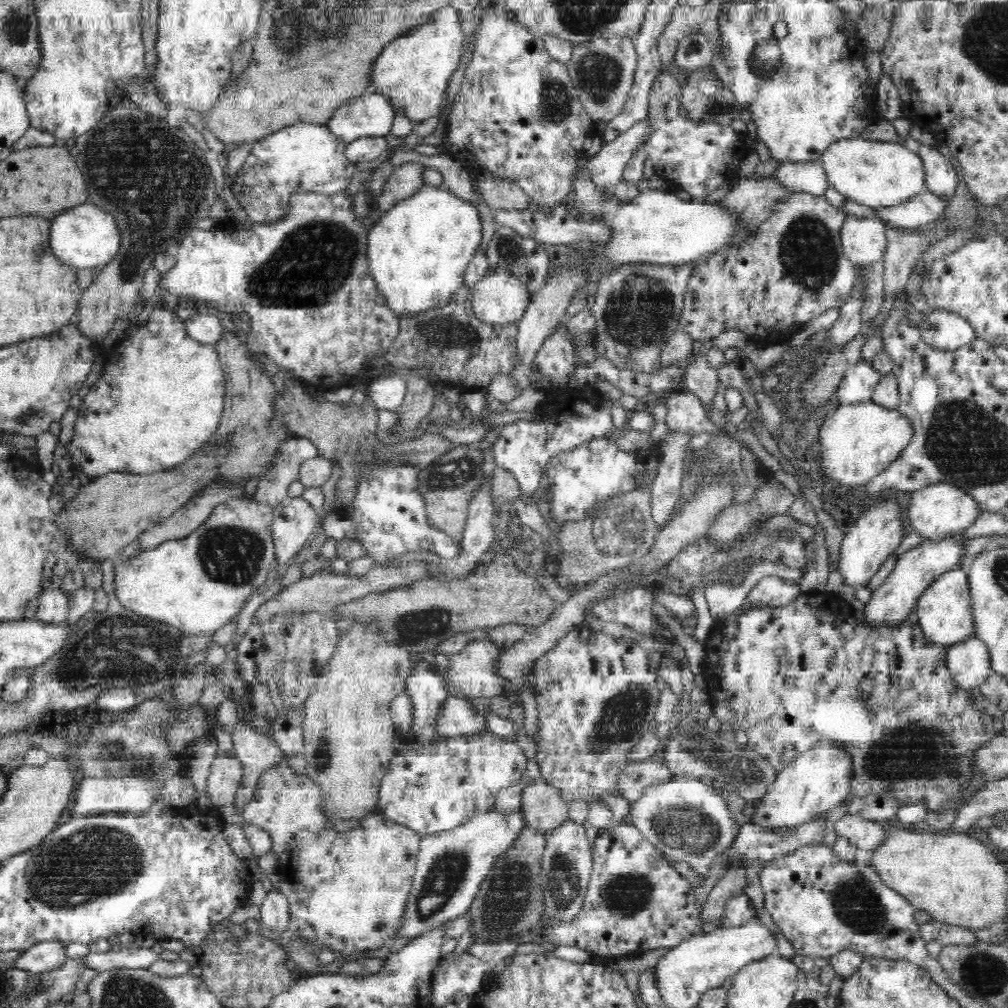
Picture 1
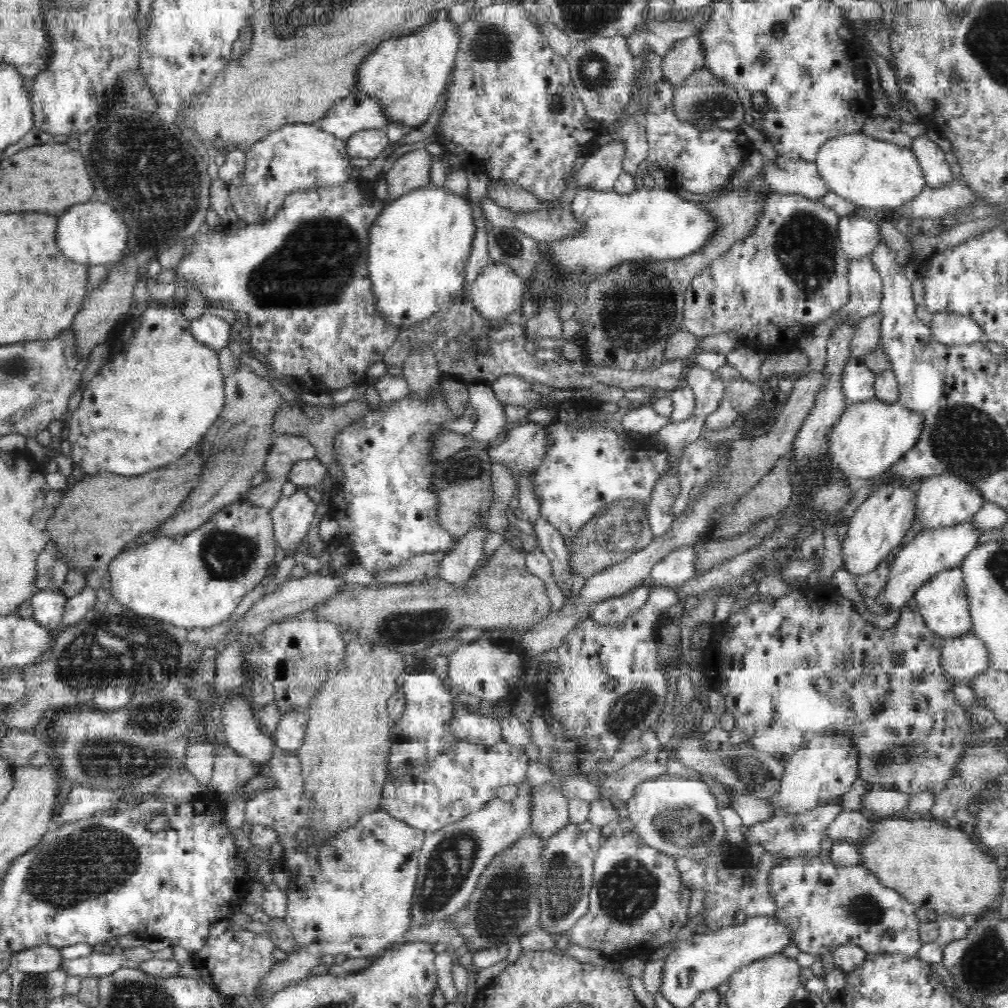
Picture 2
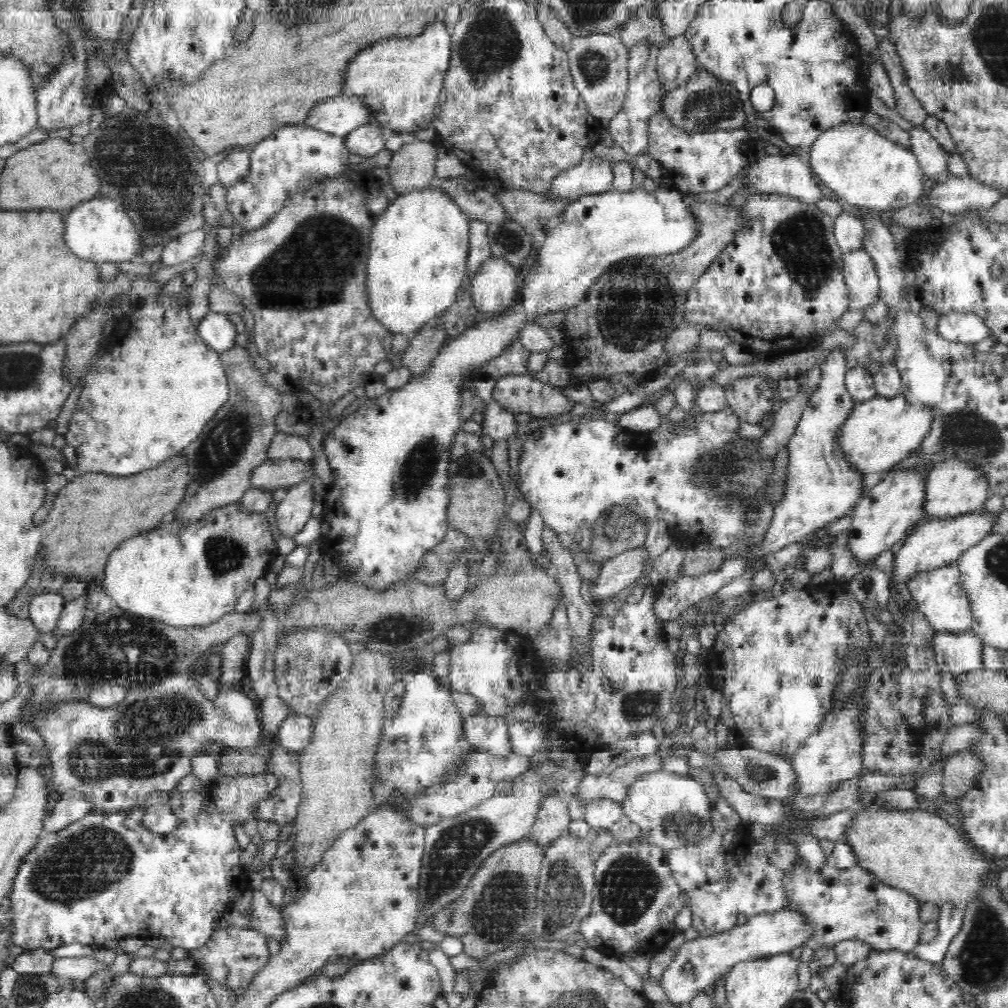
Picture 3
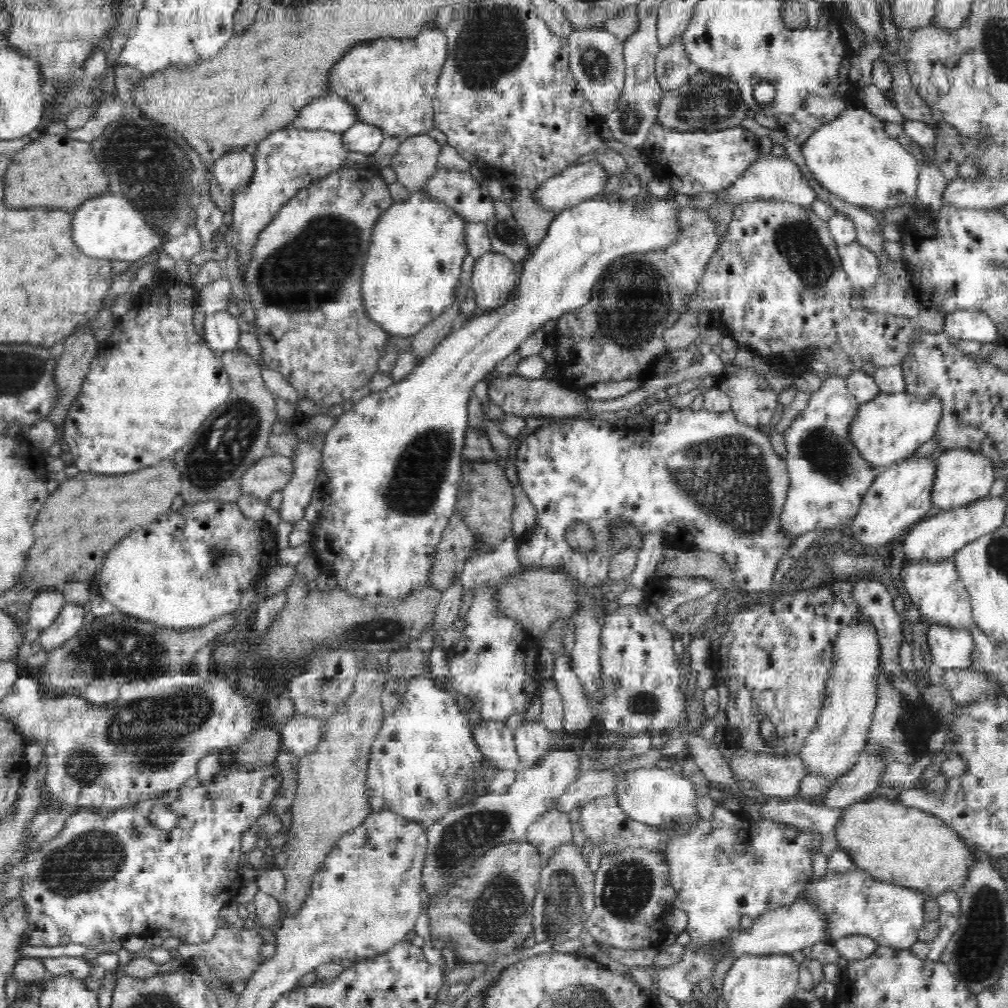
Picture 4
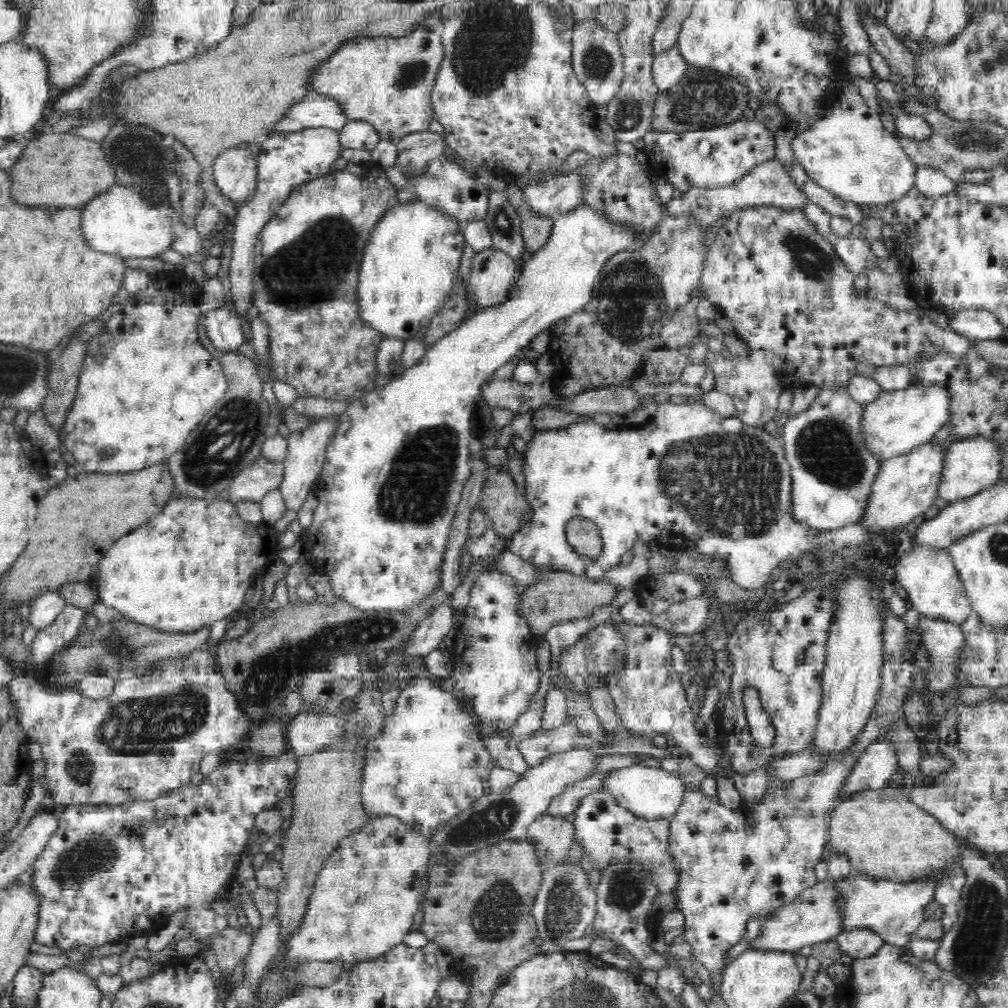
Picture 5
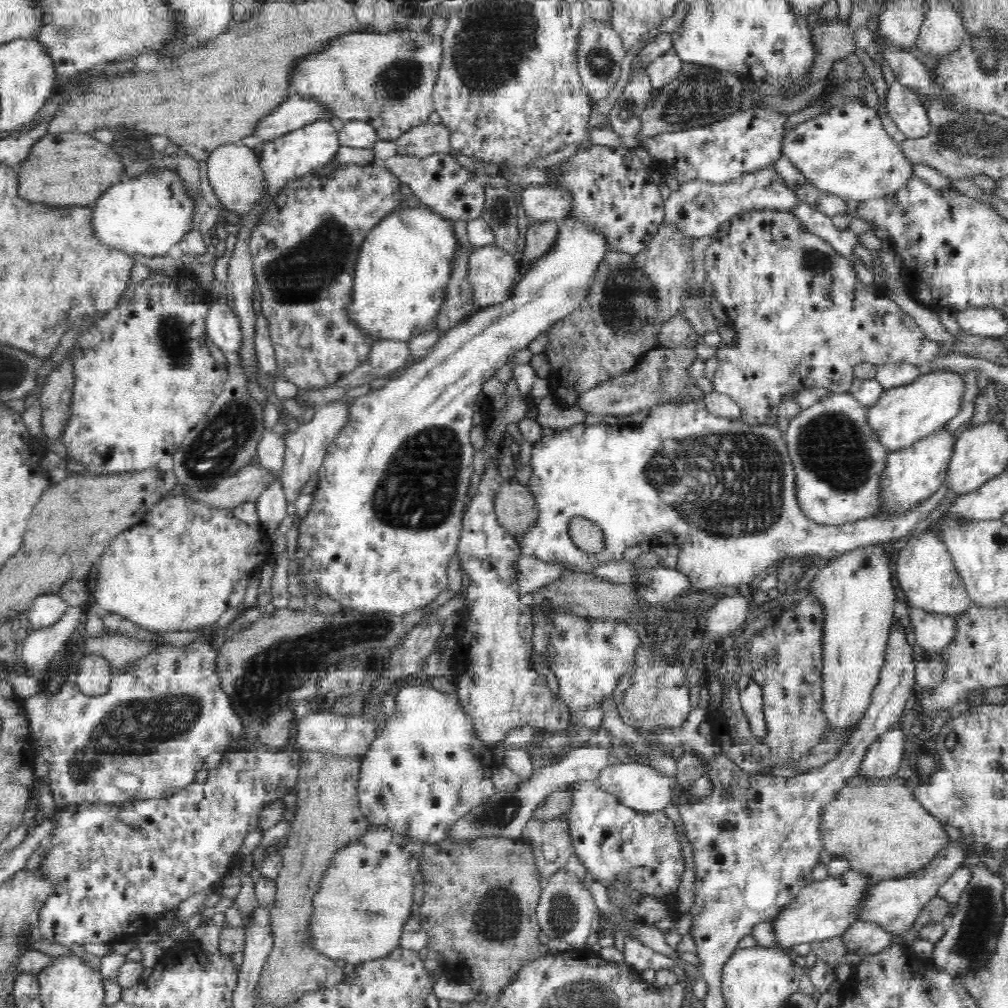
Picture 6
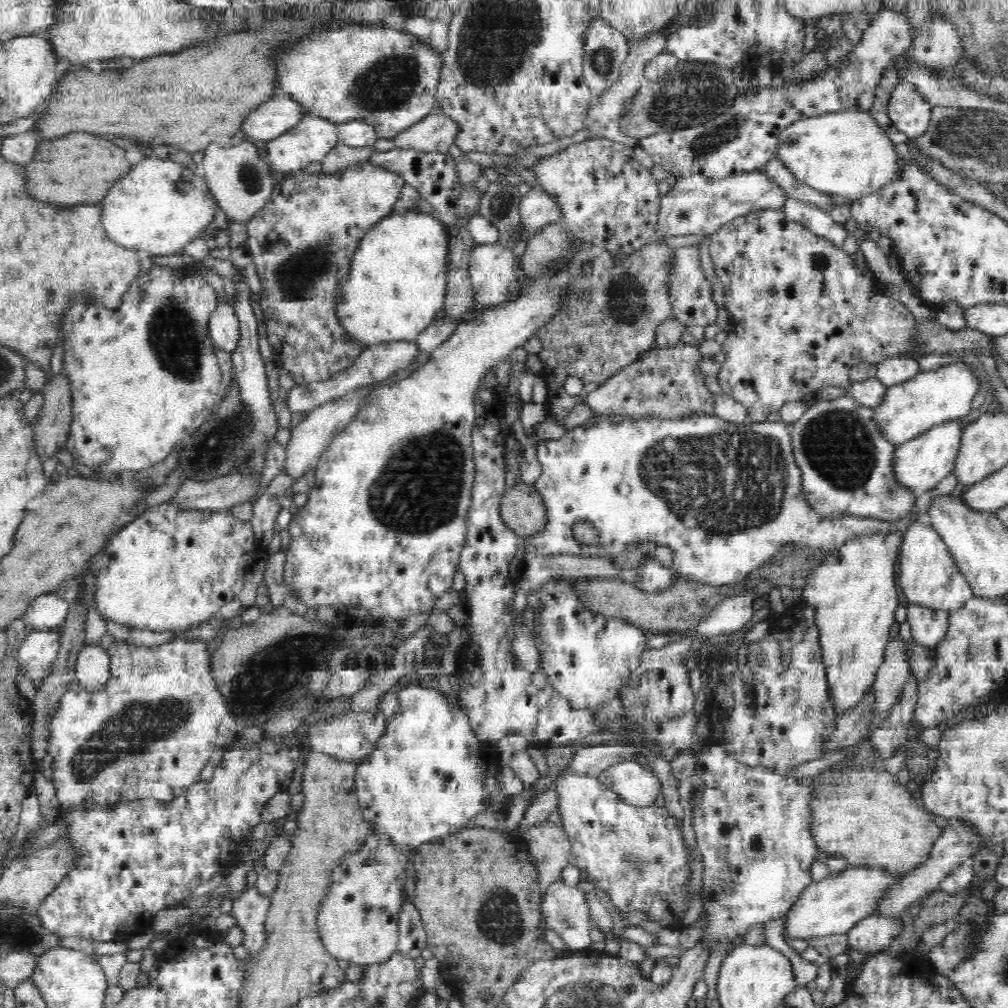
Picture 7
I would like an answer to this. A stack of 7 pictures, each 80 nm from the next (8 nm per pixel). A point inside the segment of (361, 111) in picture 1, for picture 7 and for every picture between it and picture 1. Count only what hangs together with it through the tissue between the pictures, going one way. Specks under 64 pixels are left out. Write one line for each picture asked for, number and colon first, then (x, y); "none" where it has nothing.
2: (353, 112)
3: (338, 115)
4: (330, 112)
5: (320, 111)
6: (294, 112)
7: (268, 120)

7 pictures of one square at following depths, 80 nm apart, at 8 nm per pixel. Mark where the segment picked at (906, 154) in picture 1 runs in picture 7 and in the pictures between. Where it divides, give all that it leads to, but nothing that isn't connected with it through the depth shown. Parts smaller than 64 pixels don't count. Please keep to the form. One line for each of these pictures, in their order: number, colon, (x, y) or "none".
2: (866, 171)
3: (865, 169)
4: (851, 155)
5: (848, 152)
6: (846, 152)
7: (844, 154)

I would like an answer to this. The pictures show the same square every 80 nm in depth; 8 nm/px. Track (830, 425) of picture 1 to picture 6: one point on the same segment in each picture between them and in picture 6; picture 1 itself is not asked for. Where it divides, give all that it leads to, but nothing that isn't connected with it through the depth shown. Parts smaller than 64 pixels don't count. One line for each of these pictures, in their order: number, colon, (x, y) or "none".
2: (874, 435)
3: (880, 433)
4: (893, 426)
5: (899, 421)
6: (905, 414)

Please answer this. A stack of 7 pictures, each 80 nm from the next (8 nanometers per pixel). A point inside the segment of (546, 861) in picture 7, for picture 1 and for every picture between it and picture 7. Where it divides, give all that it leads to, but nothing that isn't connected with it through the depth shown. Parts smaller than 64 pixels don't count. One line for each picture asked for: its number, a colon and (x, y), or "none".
1: (545, 808)
2: (550, 814)
3: (553, 821)
4: (553, 830)
5: (552, 837)
6: (550, 841)

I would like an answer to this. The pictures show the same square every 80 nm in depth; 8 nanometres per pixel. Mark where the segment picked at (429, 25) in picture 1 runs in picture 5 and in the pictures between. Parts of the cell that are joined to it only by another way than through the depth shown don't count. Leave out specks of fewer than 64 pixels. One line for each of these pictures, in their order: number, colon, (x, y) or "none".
2: (406, 75)
3: (398, 80)
4: (389, 83)
5: (386, 81)

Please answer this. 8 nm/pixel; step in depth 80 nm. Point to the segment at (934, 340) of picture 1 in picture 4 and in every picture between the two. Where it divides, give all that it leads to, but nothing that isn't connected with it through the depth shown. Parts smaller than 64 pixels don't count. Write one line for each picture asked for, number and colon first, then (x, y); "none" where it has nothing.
2: (951, 328)
3: (965, 327)
4: (971, 324)

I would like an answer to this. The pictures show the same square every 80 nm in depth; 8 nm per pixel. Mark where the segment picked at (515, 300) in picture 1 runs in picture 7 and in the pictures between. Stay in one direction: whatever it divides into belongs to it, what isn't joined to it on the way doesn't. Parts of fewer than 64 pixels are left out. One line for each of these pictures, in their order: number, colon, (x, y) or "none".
2: (498, 291)
3: (495, 285)
4: (493, 279)
5: (493, 272)
6: (493, 272)
7: (492, 266)

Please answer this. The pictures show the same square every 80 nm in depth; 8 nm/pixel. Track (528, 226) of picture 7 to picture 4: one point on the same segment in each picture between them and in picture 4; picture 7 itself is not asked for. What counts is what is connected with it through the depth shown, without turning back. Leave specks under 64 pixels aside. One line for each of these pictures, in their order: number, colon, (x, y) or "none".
4: (577, 183)
5: (561, 195)
6: (541, 204)

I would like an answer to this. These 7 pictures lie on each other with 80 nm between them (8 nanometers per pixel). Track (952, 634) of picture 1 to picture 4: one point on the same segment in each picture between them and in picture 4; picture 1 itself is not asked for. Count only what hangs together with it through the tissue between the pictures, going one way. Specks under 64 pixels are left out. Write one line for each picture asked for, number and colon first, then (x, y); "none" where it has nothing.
2: (942, 599)
3: (938, 592)
4: (935, 588)

